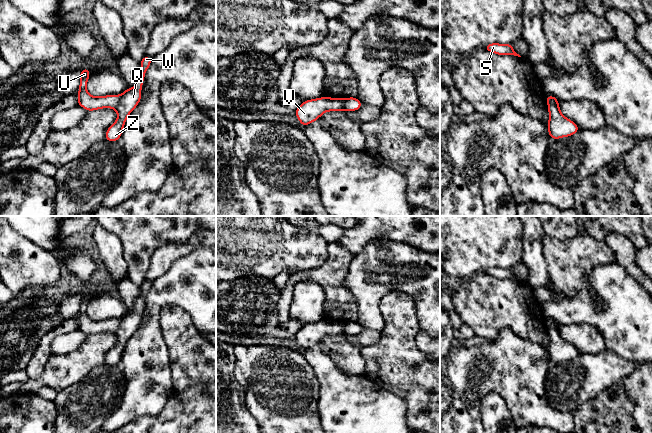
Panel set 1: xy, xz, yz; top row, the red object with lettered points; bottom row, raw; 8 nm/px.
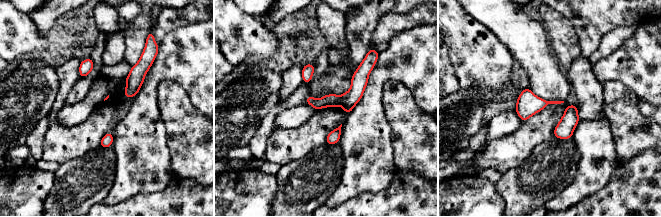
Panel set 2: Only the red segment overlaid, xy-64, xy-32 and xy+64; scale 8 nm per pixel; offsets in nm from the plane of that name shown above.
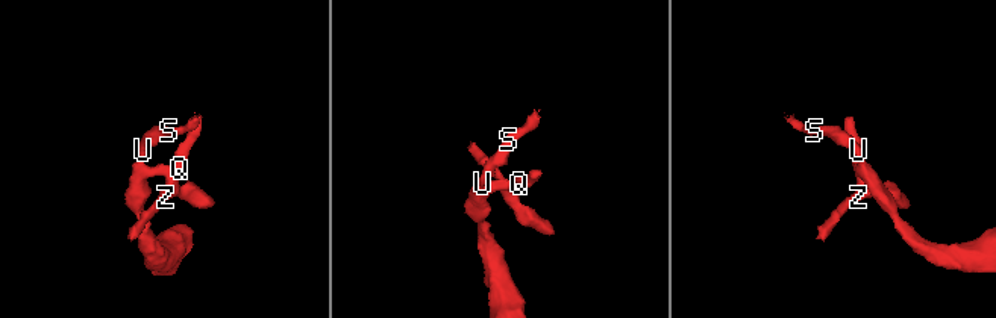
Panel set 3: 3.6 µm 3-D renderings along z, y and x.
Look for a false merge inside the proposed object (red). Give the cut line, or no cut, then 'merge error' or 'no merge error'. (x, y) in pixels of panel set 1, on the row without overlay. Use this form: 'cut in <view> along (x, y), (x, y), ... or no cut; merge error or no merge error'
cut in xy along (120, 320), (120, 325), (115, 333); merge error

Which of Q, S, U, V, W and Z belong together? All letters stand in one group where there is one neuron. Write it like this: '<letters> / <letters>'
Q W Z / S U V

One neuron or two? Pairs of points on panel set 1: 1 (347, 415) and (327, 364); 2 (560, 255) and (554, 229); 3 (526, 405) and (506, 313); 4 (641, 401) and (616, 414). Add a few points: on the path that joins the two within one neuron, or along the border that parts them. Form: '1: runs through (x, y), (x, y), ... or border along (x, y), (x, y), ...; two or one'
1: runs through (346, 402), (330, 377); one
2: border along (545, 233), (559, 239), (570, 239), (578, 234); two
3: border along (489, 340), (493, 340), (505, 328), (529, 340); two
4: border along (621, 385), (632, 405), (632, 417), (635, 422); two

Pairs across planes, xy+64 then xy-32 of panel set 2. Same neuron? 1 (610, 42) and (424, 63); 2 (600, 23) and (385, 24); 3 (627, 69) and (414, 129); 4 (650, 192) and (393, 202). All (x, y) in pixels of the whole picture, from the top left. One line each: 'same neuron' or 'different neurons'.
1: different neurons
2: different neurons
3: different neurons
4: same neuron

